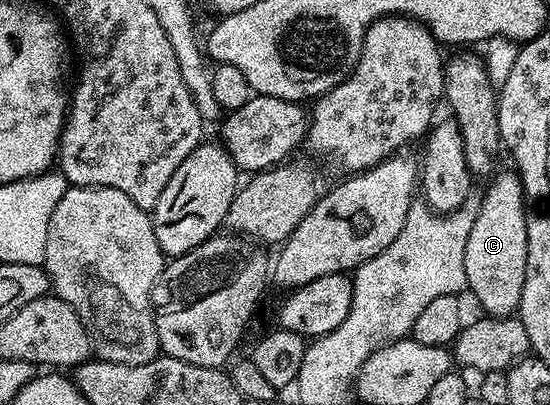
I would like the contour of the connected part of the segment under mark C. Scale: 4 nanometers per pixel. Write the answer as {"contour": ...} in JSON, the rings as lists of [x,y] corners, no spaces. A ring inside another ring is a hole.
{"contour":[[[516,171],[498,172],[488,182],[485,194],[480,194],[481,206],[475,215],[475,224],[471,227],[471,235],[467,235],[467,251],[463,251],[463,267],[465,268],[465,284],[473,292],[485,315],[490,317],[508,317],[518,312],[523,283],[527,271],[527,208],[525,192],[521,177]]]}

